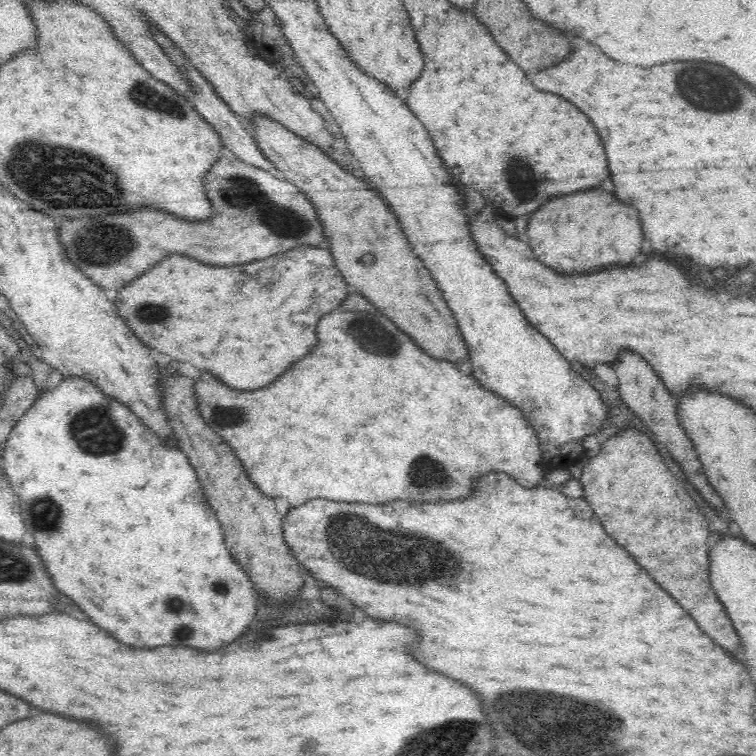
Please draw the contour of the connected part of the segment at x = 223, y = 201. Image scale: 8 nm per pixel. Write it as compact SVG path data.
M225 155L208 172L206 176L208 198L212 200L214 214L202 223L176 218L167 212L158 212L152 208L142 208L132 214L100 218L55 218L60 230L60 243L64 245L68 258L86 277L100 286L108 298L113 301L118 292L136 280L140 274L146 274L152 266L162 262L172 254L194 258L204 264L214 266L236 266L256 260L280 255L280 252L298 248L298 246L320 246L324 240L324 230L318 220L316 207L310 199L300 193L298 187L286 178L280 179L254 165L248 164L234 156Z

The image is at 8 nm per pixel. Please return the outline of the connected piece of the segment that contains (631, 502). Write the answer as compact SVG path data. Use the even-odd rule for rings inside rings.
M636 428L618 431L583 468L580 481L582 497L602 520L606 532L638 558L636 562L692 614L712 640L736 654L741 646L739 636L709 579L708 522L666 468L656 443Z

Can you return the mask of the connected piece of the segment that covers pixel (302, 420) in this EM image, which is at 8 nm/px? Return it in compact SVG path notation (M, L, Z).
M342 311L342 312L332 312L332 314L326 314L322 320L320 320L320 324L318 324L318 346L316 346L316 350L312 352L312 354L308 354L306 358L302 358L300 362L296 362L296 366L292 366L290 370L286 370L276 382L272 382L272 386L266 386L266 388L262 388L262 390L252 390L252 392L240 392L240 390L236 390L230 386L226 386L223 382L220 382L218 378L209 372L201 372L201 377L198 381L196 381L196 401L198 401L198 409L200 409L200 413L202 413L202 417L204 417L204 421L234 449L234 454L236 457L242 461L242 465L244 465L244 469L246 469L246 473L248 473L248 477L252 479L252 483L262 491L266 496L276 498L285 498L289 503L291 508L296 508L298 506L302 506L308 500L312 500L312 498L328 498L328 500L336 500L336 502L360 502L360 504L386 504L386 502L394 502L394 500L408 500L408 502L450 502L450 500L460 500L460 498L472 498L472 494L474 494L474 486L470 486L472 484L472 480L478 476L484 476L484 474L488 474L488 472L506 472L506 474L510 474L510 476L514 476L516 478L516 482L522 485L523 487L534 487L540 486L543 483L546 483L545 473L547 470L540 467L540 462L542 462L542 456L540 455L540 439L538 439L538 433L532 429L532 425L528 423L528 419L526 419L526 415L522 413L522 410L518 409L516 405L512 405L510 401L500 397L500 395L496 393L492 393L492 391L488 391L486 387L482 387L480 381L478 381L473 375L468 375L462 373L458 370L456 364L452 364L452 362L448 362L448 360L436 360L436 358L430 358L408 334L404 334L402 330L398 330L388 317L376 313L370 312L358 312L358 311Z

